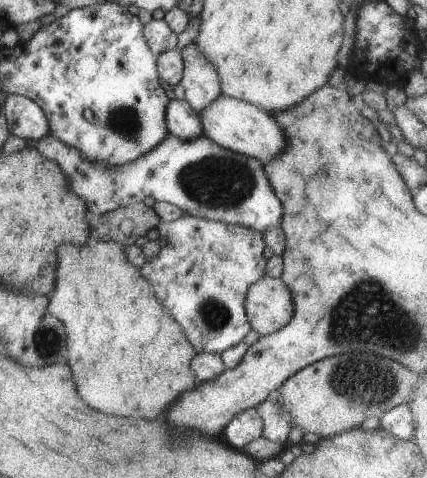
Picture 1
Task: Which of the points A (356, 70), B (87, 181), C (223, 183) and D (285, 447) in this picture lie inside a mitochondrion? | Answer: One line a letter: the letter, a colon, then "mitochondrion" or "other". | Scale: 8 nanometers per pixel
A: other
B: other
C: mitochondrion
D: other

